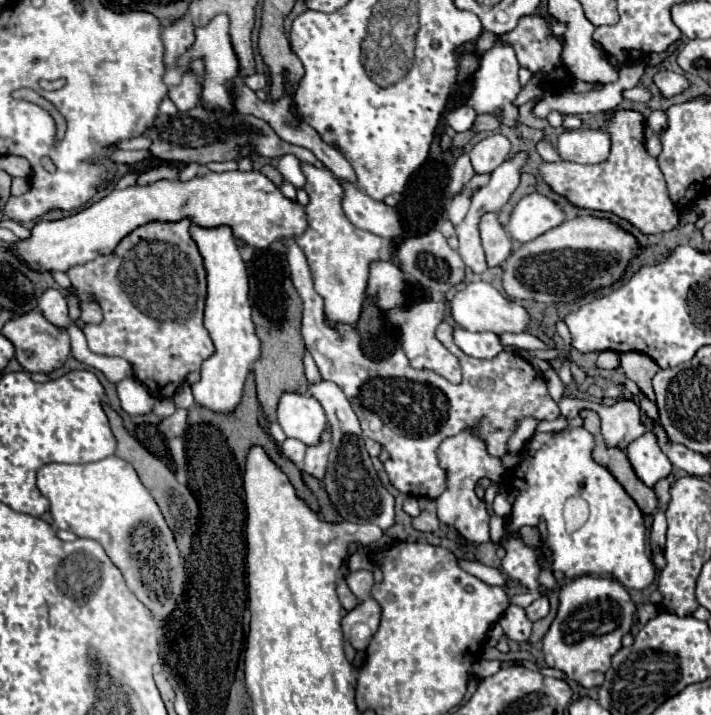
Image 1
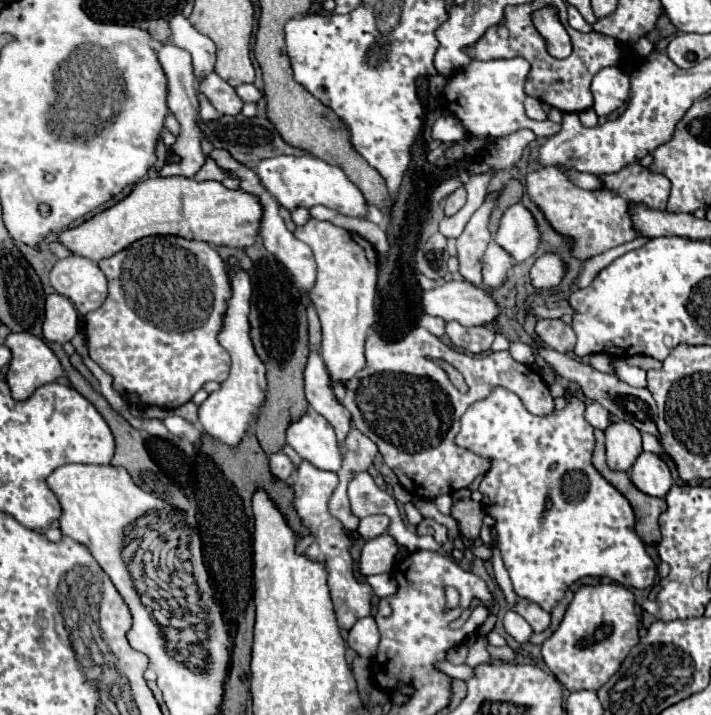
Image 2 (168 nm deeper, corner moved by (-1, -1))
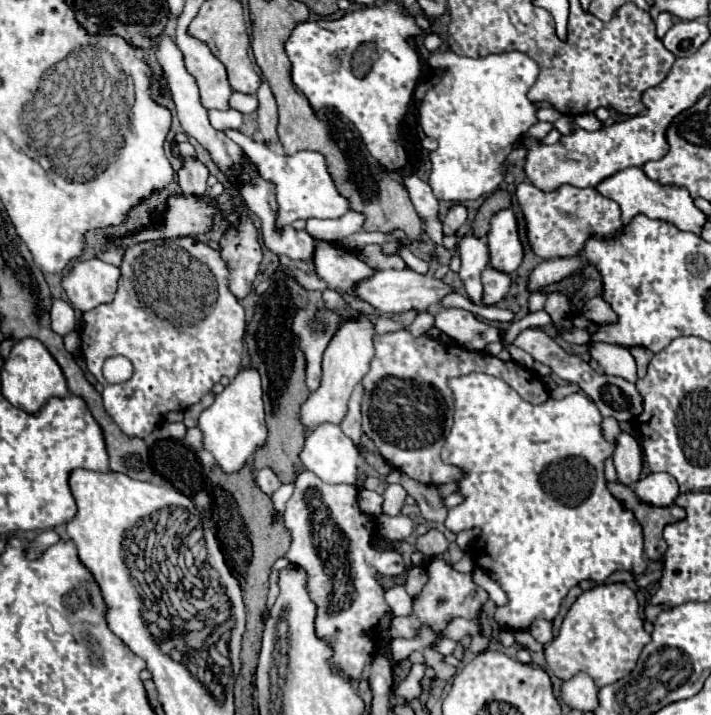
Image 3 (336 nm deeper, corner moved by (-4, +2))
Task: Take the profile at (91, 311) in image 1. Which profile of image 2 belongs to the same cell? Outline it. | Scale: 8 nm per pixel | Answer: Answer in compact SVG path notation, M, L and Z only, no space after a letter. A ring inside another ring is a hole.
M86 257L60 259L50 271L50 285L56 293L68 297L80 315L98 309L108 295L104 273L98 263Z

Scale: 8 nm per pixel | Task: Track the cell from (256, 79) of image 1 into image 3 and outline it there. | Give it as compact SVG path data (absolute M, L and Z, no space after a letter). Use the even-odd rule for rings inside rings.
M233 92L231 94L231 100L229 100L231 108L243 112L243 114L249 114L249 112L255 112L257 110L257 96L255 94L239 94L239 92Z

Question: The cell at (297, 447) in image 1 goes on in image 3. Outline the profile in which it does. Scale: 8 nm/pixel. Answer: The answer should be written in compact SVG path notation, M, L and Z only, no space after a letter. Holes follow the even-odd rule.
M263 468L263 470L259 470L255 480L257 480L257 486L259 486L265 494L273 494L273 492L281 486L279 476L277 476L271 468Z

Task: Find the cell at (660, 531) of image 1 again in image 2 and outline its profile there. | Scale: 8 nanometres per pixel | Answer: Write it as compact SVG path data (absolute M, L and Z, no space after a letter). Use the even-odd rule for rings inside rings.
M642 453L630 469L630 481L650 497L666 497L674 485L666 463L654 453Z

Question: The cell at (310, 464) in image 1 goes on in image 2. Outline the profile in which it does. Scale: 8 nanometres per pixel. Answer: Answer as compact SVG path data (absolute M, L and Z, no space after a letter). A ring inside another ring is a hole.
M302 461L298 469L298 477L294 483L294 509L302 521L304 527L308 527L310 535L314 535L314 543L306 549L306 557L310 561L324 563L328 573L328 589L334 605L334 613L338 619L338 627L344 631L350 631L354 623L362 617L368 617L372 611L372 587L366 581L358 581L354 575L354 561L350 555L352 541L346 535L342 523L328 511L328 499L332 497L334 489L338 485L336 473L324 473L320 469L312 469L308 461Z

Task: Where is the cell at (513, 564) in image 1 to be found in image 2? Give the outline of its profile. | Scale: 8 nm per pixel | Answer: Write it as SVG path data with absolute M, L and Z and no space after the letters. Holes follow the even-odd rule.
M494 387L486 399L468 407L460 419L460 433L454 439L458 447L466 447L490 461L478 491L484 495L482 507L486 515L494 519L496 547L510 573L514 593L548 613L564 597L566 589L582 577L608 577L636 589L650 587L656 577L656 565L634 531L634 513L628 499L612 489L592 465L596 441L594 427L586 421L584 409L584 399L572 395L562 411L554 409L550 415L536 417L526 411L518 395L504 387ZM548 499L552 501L550 509L546 507Z

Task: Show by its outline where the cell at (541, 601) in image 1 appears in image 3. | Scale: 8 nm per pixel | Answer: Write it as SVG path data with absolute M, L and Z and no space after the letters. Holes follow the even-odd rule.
M543 618L535 620L535 622L529 626L529 632L531 632L531 636L533 636L537 642L541 642L541 644L547 644L547 642L553 640L551 622L547 622L547 620L543 620Z

